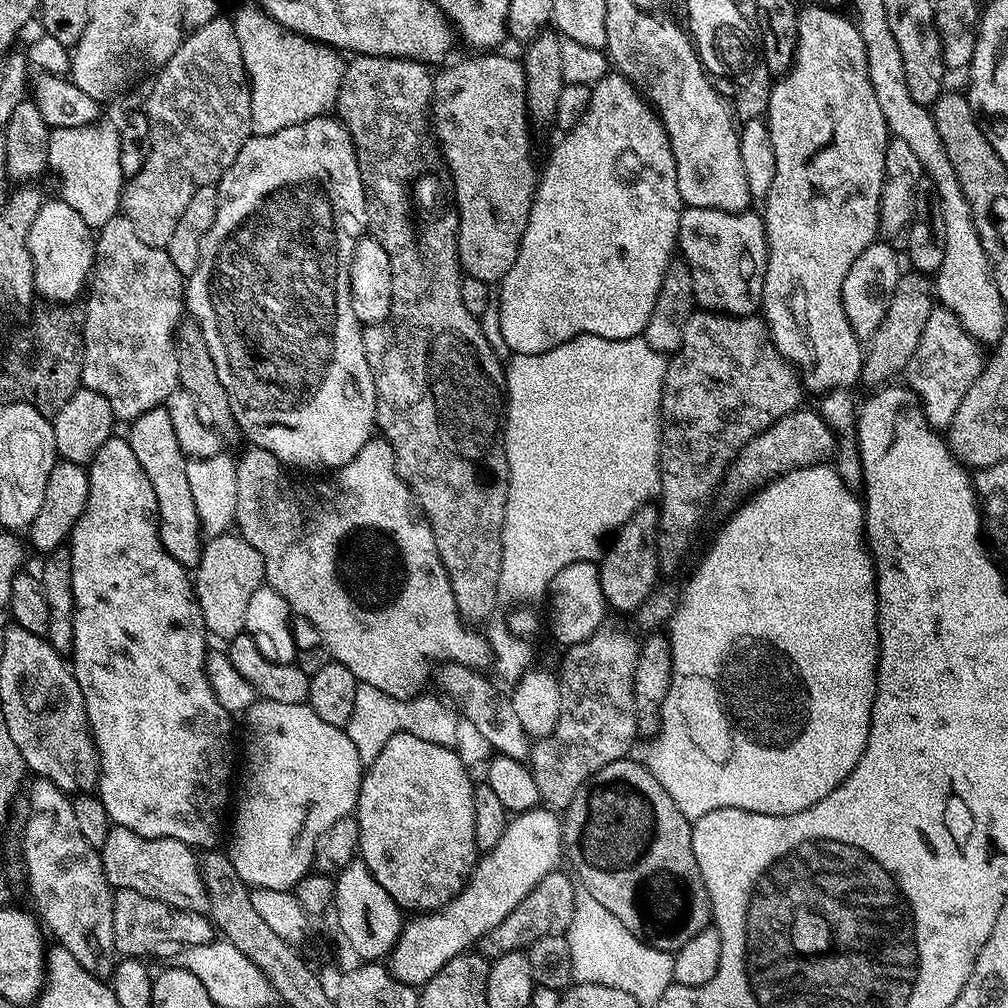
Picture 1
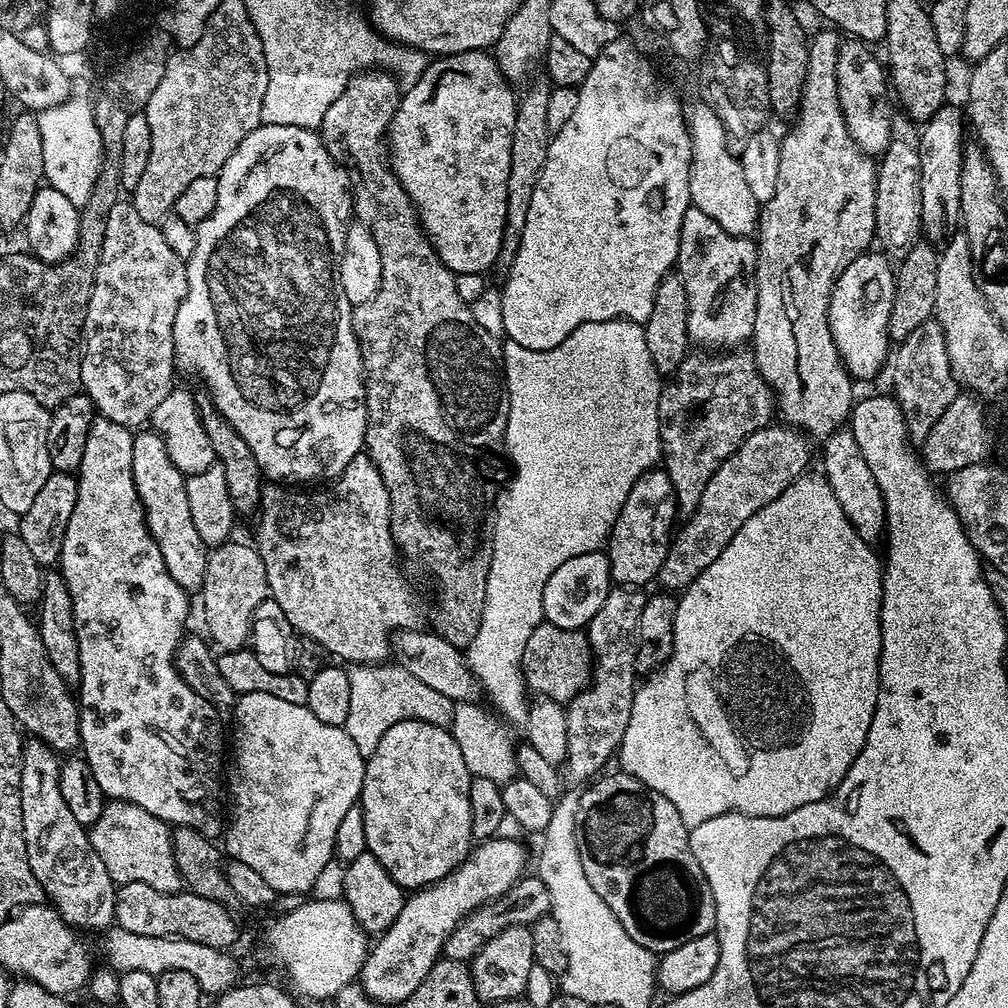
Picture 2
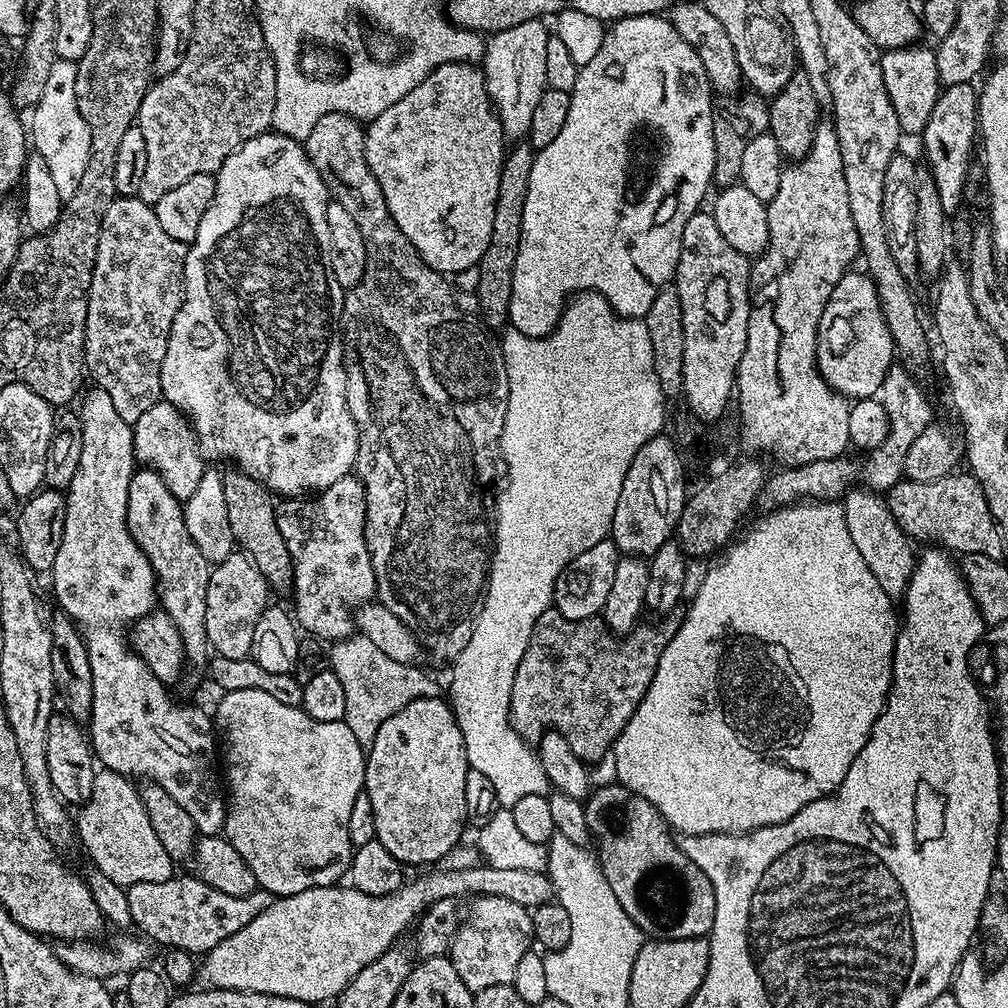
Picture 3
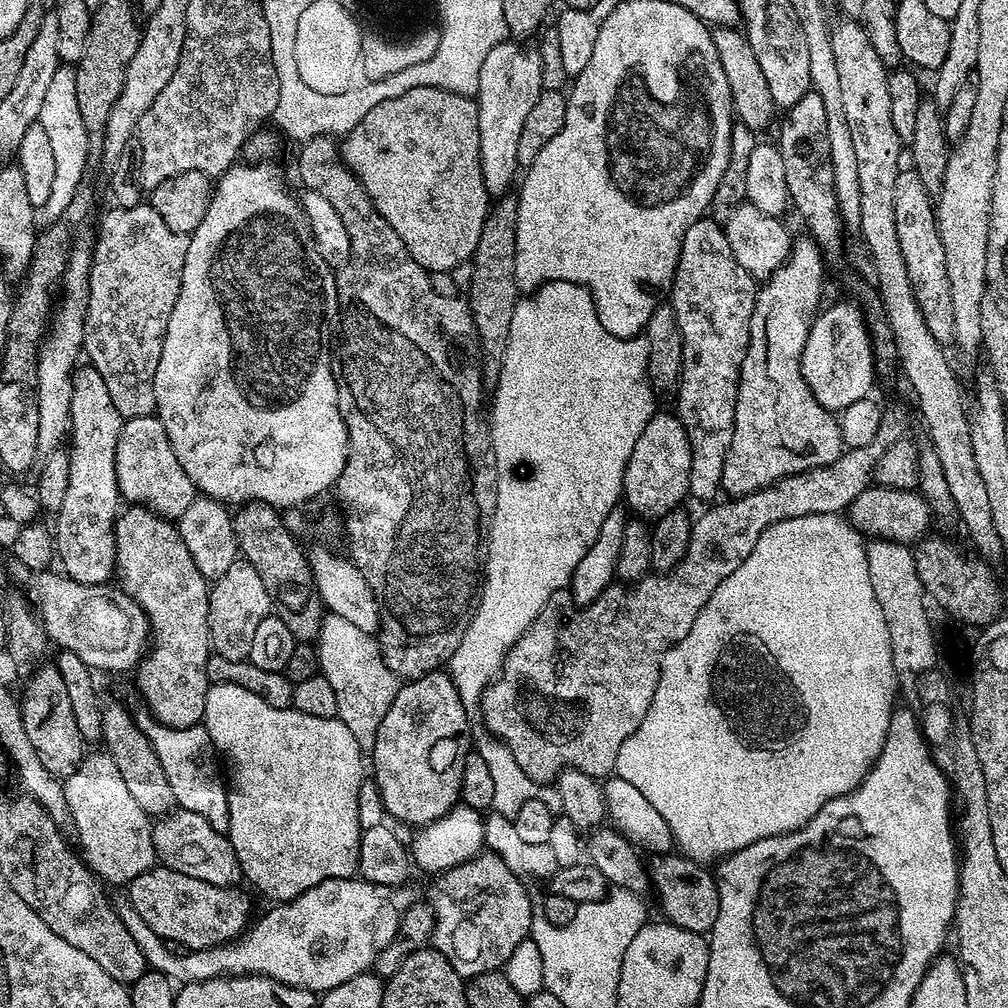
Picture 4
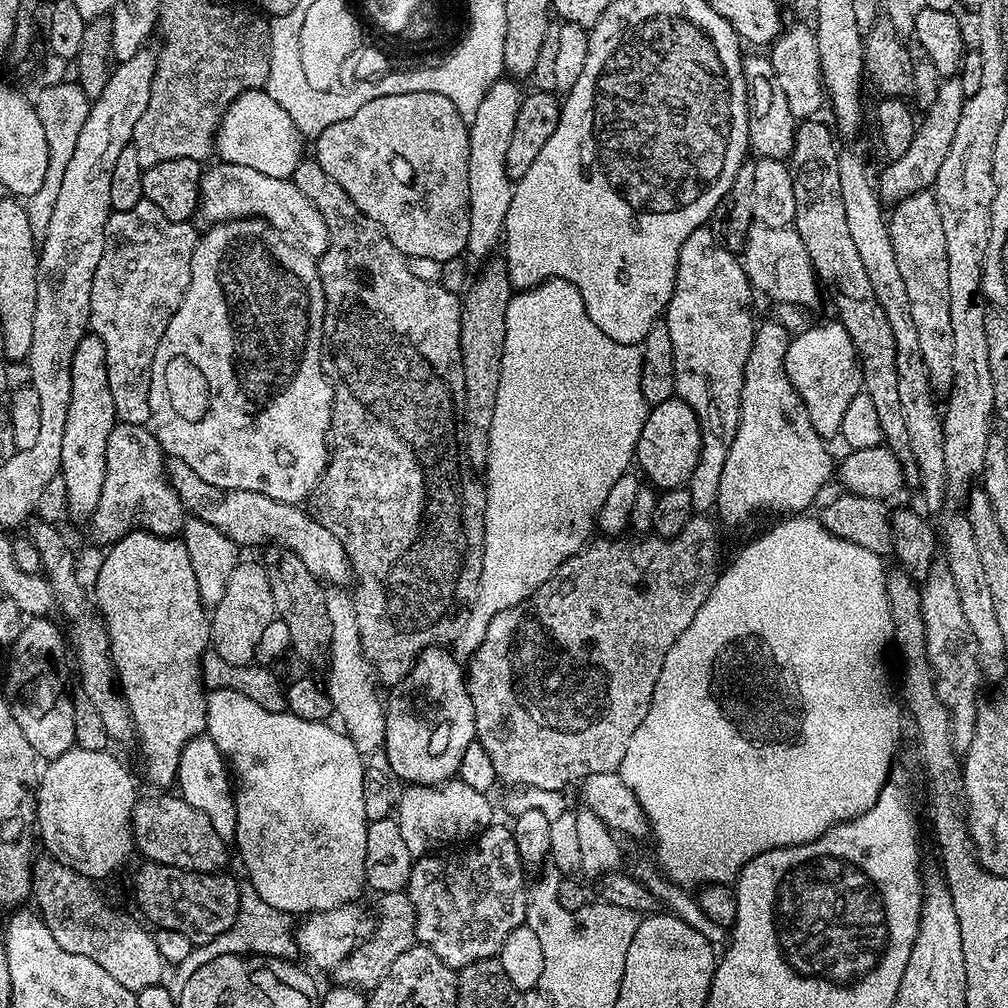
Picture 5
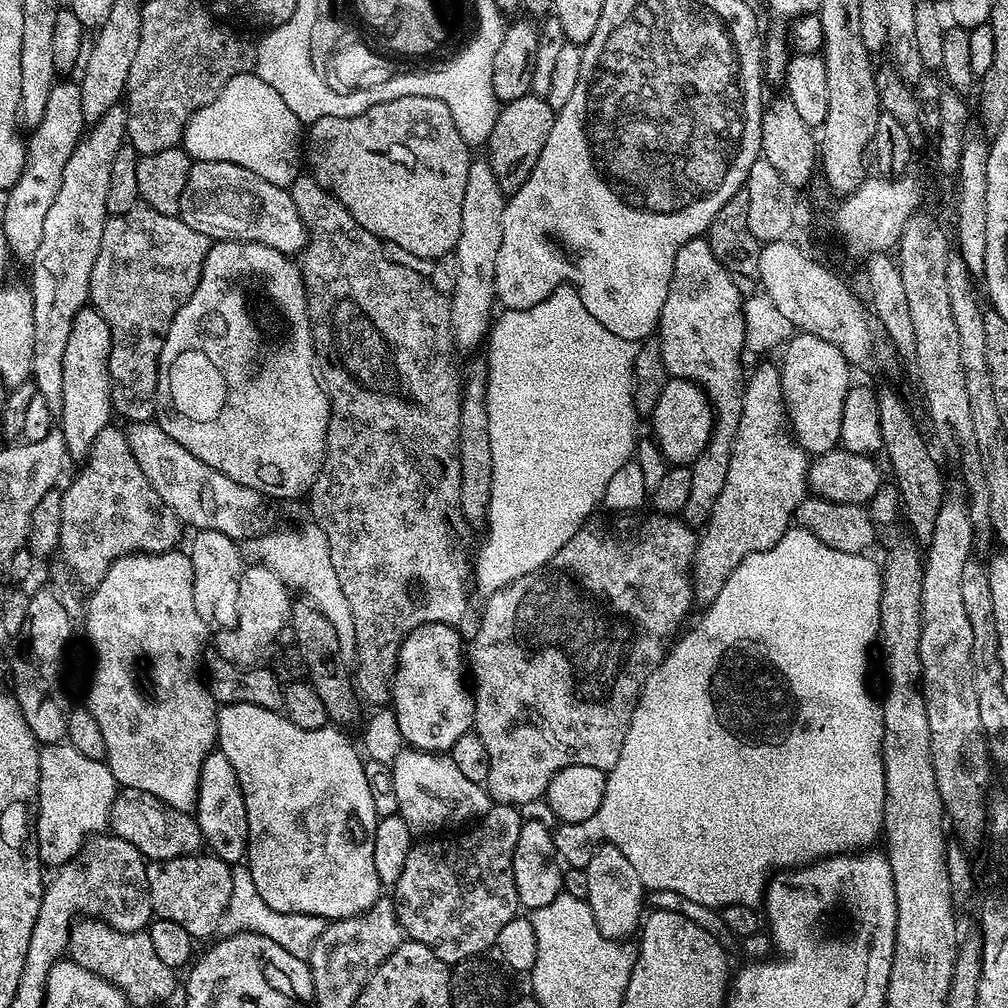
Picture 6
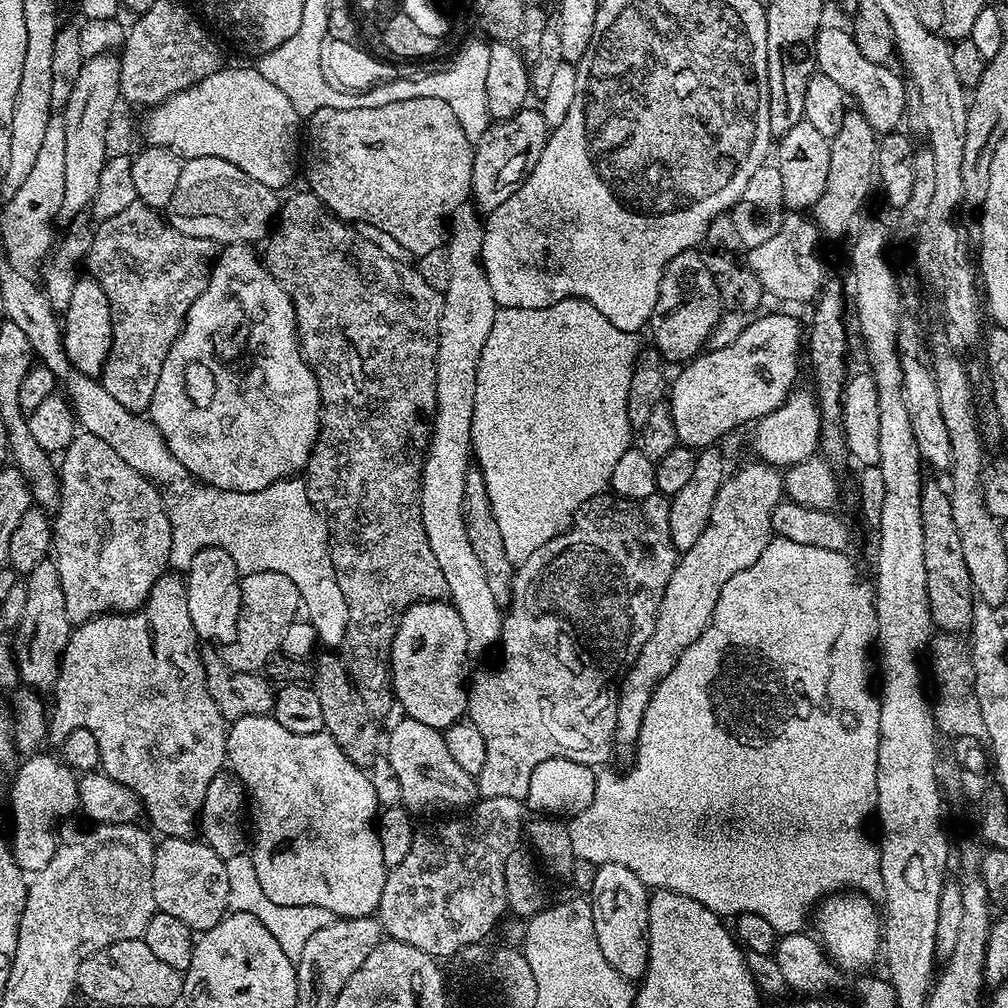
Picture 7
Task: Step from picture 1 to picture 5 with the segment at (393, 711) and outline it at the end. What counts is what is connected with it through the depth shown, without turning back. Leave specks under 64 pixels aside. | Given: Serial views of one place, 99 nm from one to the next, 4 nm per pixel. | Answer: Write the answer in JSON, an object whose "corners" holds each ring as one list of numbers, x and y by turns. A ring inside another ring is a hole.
{"corners":[[332,586,326,592,326,610,332,623,332,654,327,665,328,680,326,687,330,694,330,702,335,719,342,725,342,731,353,742,361,756,371,758,379,753,384,746,384,731,386,718,385,701,381,689,374,679,374,669,364,656,364,651,358,638,358,618,353,597,344,593,340,586],[373,680,373,681,372,681],[377,688,377,689,376,689],[344,723,344,724,343,724]]}

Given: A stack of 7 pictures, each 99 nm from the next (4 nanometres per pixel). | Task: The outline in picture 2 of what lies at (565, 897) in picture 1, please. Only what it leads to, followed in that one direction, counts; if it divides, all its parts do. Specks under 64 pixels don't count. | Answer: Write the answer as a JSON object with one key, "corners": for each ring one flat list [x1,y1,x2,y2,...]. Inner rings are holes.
{"corners":[[535,874,525,875,515,888,511,888,509,892,505,892,504,895,498,897,496,900,489,900,481,908,474,909,470,915,464,917,456,925,455,930,448,934,444,943,443,959,459,960,461,962,471,961,476,952,486,942,490,942,490,938,502,934,502,930,531,926,535,920,541,920,543,916,549,915,551,910,550,894,539,876]]}

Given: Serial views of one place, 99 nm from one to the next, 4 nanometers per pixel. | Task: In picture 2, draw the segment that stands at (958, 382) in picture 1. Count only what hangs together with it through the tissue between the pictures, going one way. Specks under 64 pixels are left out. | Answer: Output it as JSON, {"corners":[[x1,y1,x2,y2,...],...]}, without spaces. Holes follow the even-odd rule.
{"corners":[[935,318,922,322,922,326,916,327,911,334,895,345,890,356,890,372,891,368,891,395,899,402,900,408,904,412,906,430,911,443,916,446,923,445,926,434,930,434,930,430,934,427,934,422,938,422,938,418,942,418,942,414,946,414,946,406,950,406,950,402,954,402,954,398,958,394,956,375,952,372,950,358,946,354,944,331]]}

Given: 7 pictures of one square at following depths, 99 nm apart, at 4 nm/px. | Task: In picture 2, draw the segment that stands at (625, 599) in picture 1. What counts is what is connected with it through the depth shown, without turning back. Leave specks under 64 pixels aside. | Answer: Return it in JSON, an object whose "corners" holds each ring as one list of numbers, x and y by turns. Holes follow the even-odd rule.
{"corners":[[643,472,634,482,630,494,626,494,626,502,622,502,622,510,612,523,612,533,606,541,612,579,617,585,644,586,640,584,656,580,662,562,668,557,668,545,677,520,676,495,667,472]]}

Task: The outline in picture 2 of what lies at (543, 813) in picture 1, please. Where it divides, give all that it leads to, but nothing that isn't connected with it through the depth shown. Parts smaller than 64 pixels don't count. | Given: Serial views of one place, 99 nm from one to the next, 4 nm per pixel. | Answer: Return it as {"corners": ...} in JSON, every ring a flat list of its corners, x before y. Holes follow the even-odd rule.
{"corners":[[493,838,491,840,485,840,483,842,477,843,473,847,472,851,469,852,466,859,455,868,450,874,446,874,446,878,442,878,438,882,429,884,427,888,422,888,413,891,404,901,402,910,399,911,398,918,389,926,387,931,379,933,379,940,376,944,375,942,369,947,367,951,367,956,364,960,363,966,360,968,360,974,358,977,358,983,361,988,364,989,364,993,370,997,372,1000,376,1000,382,1006,388,1006,388,1004,396,1004,396,1006,403,1005,406,998,410,998,410,994,414,994,414,990,418,990,418,986,422,986,422,978,426,978,426,974,430,974,430,970,434,965,436,965,437,960,441,959,444,943,450,932,455,930,456,925,460,923,464,917,471,914,476,908,481,908,484,904,487,904,489,900,496,900,498,897,504,895,505,892,509,892,511,888,515,888,517,884,520,883,522,877,525,875,526,869,524,869,524,848,516,840,500,840,501,838]]}

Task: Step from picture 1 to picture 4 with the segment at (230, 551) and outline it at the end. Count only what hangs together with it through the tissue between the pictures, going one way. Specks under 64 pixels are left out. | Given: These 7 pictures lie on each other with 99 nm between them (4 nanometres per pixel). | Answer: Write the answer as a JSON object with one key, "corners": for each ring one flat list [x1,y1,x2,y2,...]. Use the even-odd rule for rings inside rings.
{"corners":[[237,559,234,566,230,566,230,570,226,570,226,574,222,574,222,578,211,581,210,591,208,593,208,625,210,626,210,638,212,639,212,652,222,658,230,658,230,662,238,662,239,660,248,659,250,654,250,645,254,643,254,634,258,630,258,625,262,623,262,618,266,618,273,611,272,599,270,594,266,594,266,586,262,583,262,577,258,574,258,570,254,570,254,566,247,560]]}

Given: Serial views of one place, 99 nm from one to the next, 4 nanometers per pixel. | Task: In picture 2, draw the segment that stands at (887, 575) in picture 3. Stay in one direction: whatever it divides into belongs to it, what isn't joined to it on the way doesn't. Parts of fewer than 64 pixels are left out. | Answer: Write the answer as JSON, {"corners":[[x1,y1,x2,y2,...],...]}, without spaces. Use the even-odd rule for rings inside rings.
{"corners":[[851,427,839,428,834,434,823,437,822,444,824,444,822,474,830,482,830,490,834,490,834,498,838,498,852,528,863,540,875,542,879,536,881,539,886,532,882,490,878,490,878,482,874,474,870,474,870,466,866,466,866,458,862,458,862,449,858,446]]}

